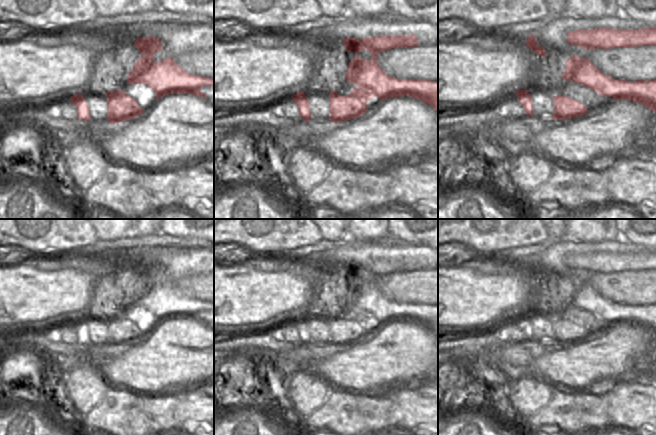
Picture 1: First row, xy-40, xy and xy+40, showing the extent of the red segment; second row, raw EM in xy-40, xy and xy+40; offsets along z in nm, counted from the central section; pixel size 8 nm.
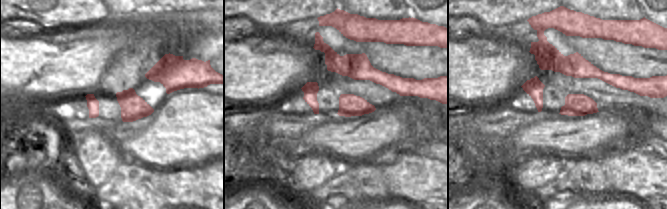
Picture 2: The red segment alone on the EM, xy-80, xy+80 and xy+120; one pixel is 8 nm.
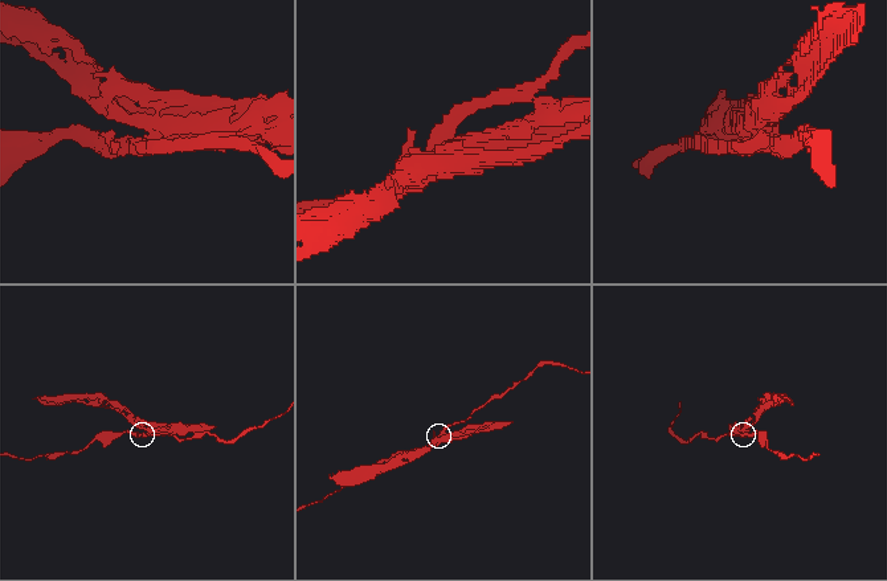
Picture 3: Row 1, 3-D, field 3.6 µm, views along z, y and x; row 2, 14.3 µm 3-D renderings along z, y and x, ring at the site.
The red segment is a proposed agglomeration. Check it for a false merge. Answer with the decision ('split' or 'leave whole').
split

